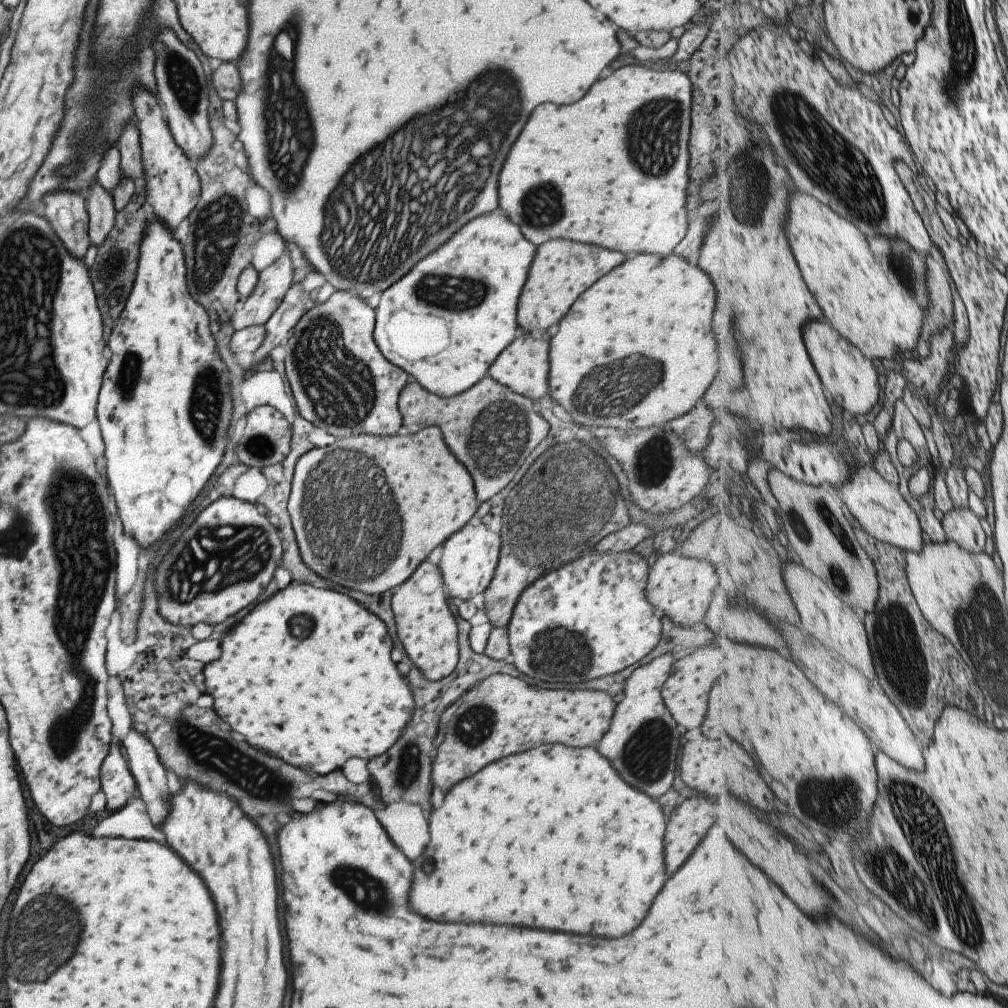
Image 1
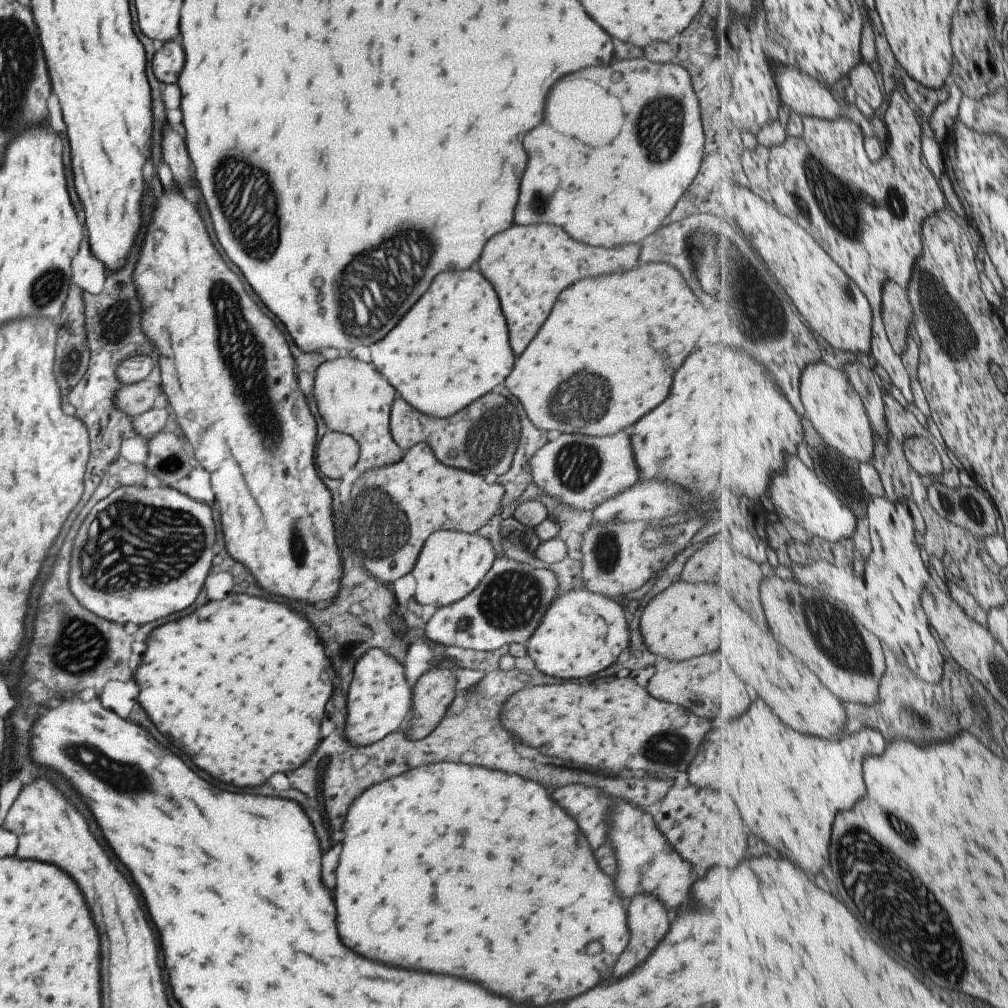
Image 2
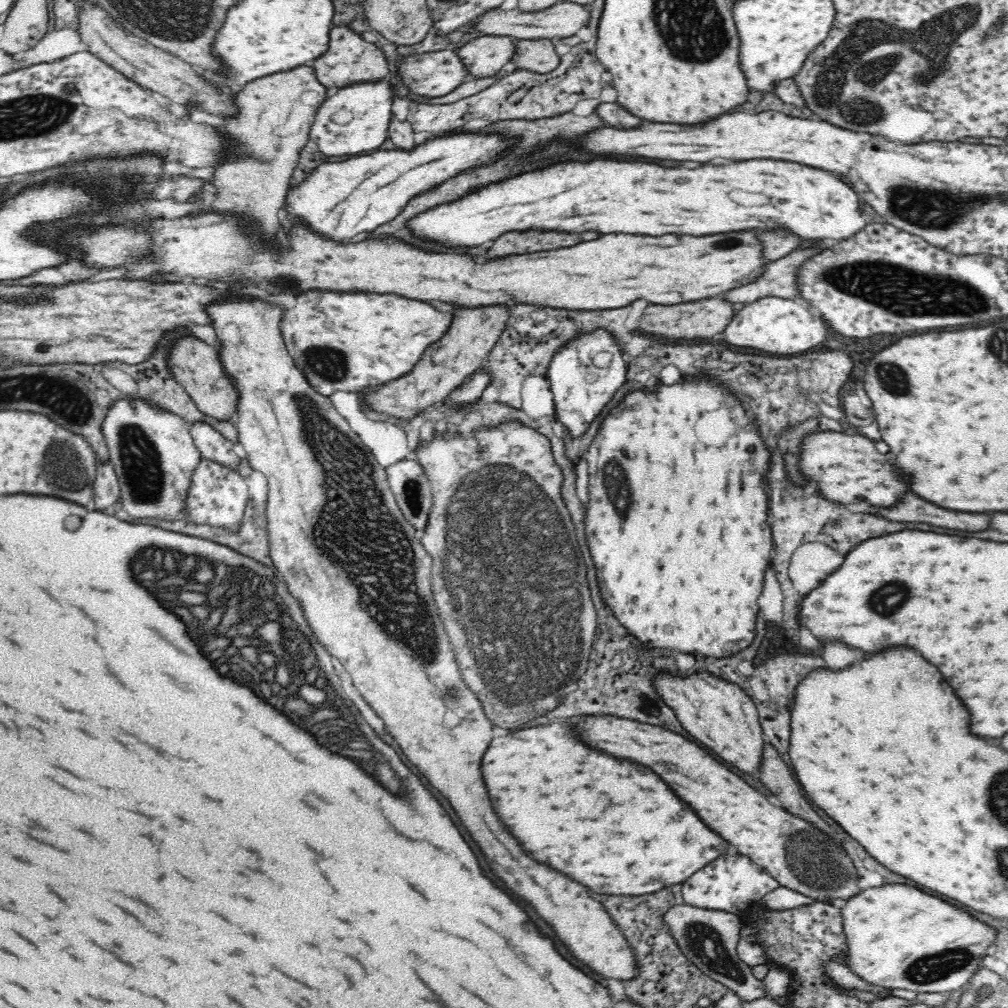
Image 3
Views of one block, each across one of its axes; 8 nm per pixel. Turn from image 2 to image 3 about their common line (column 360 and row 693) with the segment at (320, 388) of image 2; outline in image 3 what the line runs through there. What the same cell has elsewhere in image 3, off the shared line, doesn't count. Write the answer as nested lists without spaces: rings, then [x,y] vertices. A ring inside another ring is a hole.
[[[259,294],[248,295],[252,295],[252,297],[234,297],[234,295],[230,295],[227,299],[222,299],[218,303],[210,303],[207,306],[207,313],[209,318],[211,318],[211,326],[218,337],[218,344],[220,344],[220,349],[217,350],[219,363],[223,366],[225,373],[231,378],[231,382],[233,382],[235,389],[239,392],[239,401],[233,419],[235,428],[238,430],[239,442],[244,447],[244,451],[246,451],[245,458],[253,470],[262,472],[268,480],[265,516],[267,517],[269,552],[273,560],[273,566],[276,570],[280,570],[278,574],[282,574],[284,580],[288,582],[290,594],[300,600],[300,604],[302,604],[300,608],[304,611],[304,617],[308,621],[308,626],[314,630],[313,634],[320,641],[320,644],[326,646],[326,650],[330,652],[331,656],[342,663],[348,676],[352,679],[354,688],[376,711],[376,714],[382,718],[390,735],[399,744],[409,761],[419,768],[422,776],[426,776],[434,784],[436,790],[440,790],[448,798],[448,802],[456,810],[460,822],[468,828],[468,832],[472,834],[474,842],[482,848],[482,854],[486,856],[488,866],[492,866],[494,876],[498,876],[504,882],[504,886],[510,892],[514,892],[514,896],[526,900],[530,904],[530,908],[538,916],[544,916],[544,922],[550,924],[550,928],[554,930],[554,936],[566,946],[568,954],[574,956],[578,962],[582,962],[586,968],[590,968],[592,972],[596,972],[596,974],[600,974],[604,978],[616,978],[616,980],[621,980],[623,983],[636,978],[639,968],[637,968],[637,960],[634,958],[634,951],[630,948],[626,937],[615,926],[614,921],[604,906],[600,902],[592,900],[592,896],[588,894],[588,888],[582,886],[580,882],[574,882],[572,878],[560,874],[558,870],[552,870],[546,864],[540,864],[540,862],[532,860],[530,856],[526,856],[522,852],[522,848],[516,846],[516,840],[504,828],[504,824],[500,826],[500,818],[492,810],[492,804],[490,804],[490,798],[488,798],[488,792],[486,792],[486,786],[484,786],[484,780],[482,780],[482,772],[480,772],[480,760],[482,760],[490,740],[494,738],[494,732],[492,732],[494,726],[486,718],[487,714],[482,710],[482,703],[479,701],[479,698],[468,689],[467,684],[463,681],[447,630],[444,628],[438,612],[436,612],[436,606],[432,606],[432,604],[436,604],[434,598],[432,598],[432,588],[430,588],[432,558],[426,552],[421,541],[416,538],[416,528],[406,520],[406,517],[397,505],[385,468],[374,458],[374,455],[363,444],[360,437],[351,430],[351,426],[346,419],[332,406],[330,397],[316,392],[308,382],[308,379],[302,376],[302,372],[292,362],[292,358],[290,358],[290,354],[288,354],[288,350],[284,346],[282,334],[280,334],[280,314],[282,314],[280,304],[264,300]]]

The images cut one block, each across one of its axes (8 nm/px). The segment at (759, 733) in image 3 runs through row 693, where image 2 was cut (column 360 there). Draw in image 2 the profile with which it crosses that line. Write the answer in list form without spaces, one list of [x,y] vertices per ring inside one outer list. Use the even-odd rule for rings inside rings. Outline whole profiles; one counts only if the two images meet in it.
[[[370,648],[357,661],[353,671],[353,680],[349,687],[347,699],[347,726],[345,729],[347,740],[352,745],[364,747],[379,742],[398,730],[404,717],[413,706],[413,690],[413,686],[406,679],[402,664],[396,658],[390,656],[384,649]]]

